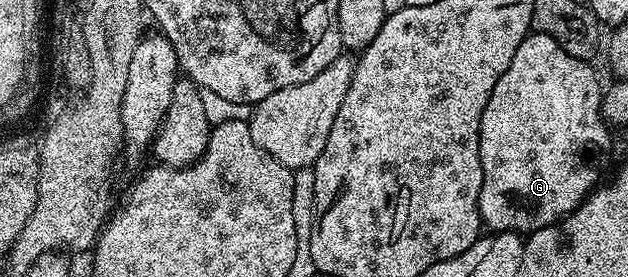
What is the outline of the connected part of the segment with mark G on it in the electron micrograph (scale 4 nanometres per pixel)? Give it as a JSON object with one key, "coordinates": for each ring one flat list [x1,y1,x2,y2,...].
{"coordinates":[[528,33,525,41,517,45,517,53,513,53,513,61,509,61,509,69,501,73,497,85,493,85,493,93,489,93,489,101,485,105,485,113,479,122,479,152,481,153,481,169,483,170,483,184,478,195,479,217,482,226,491,233,520,233,528,234,549,224,557,223,565,216,571,215,584,200,600,186,604,178,603,166,607,163,607,154,611,151,611,135,608,124,603,118,601,110,601,86,590,62,573,57,553,41,553,37]]}

